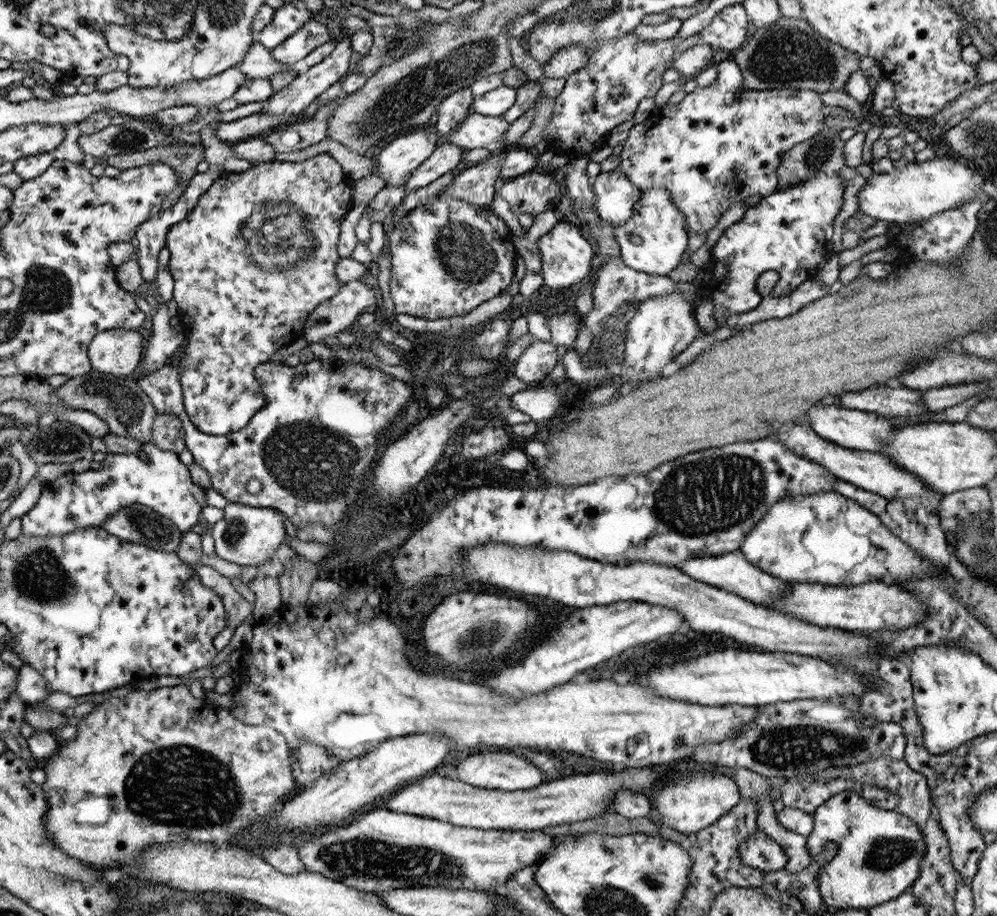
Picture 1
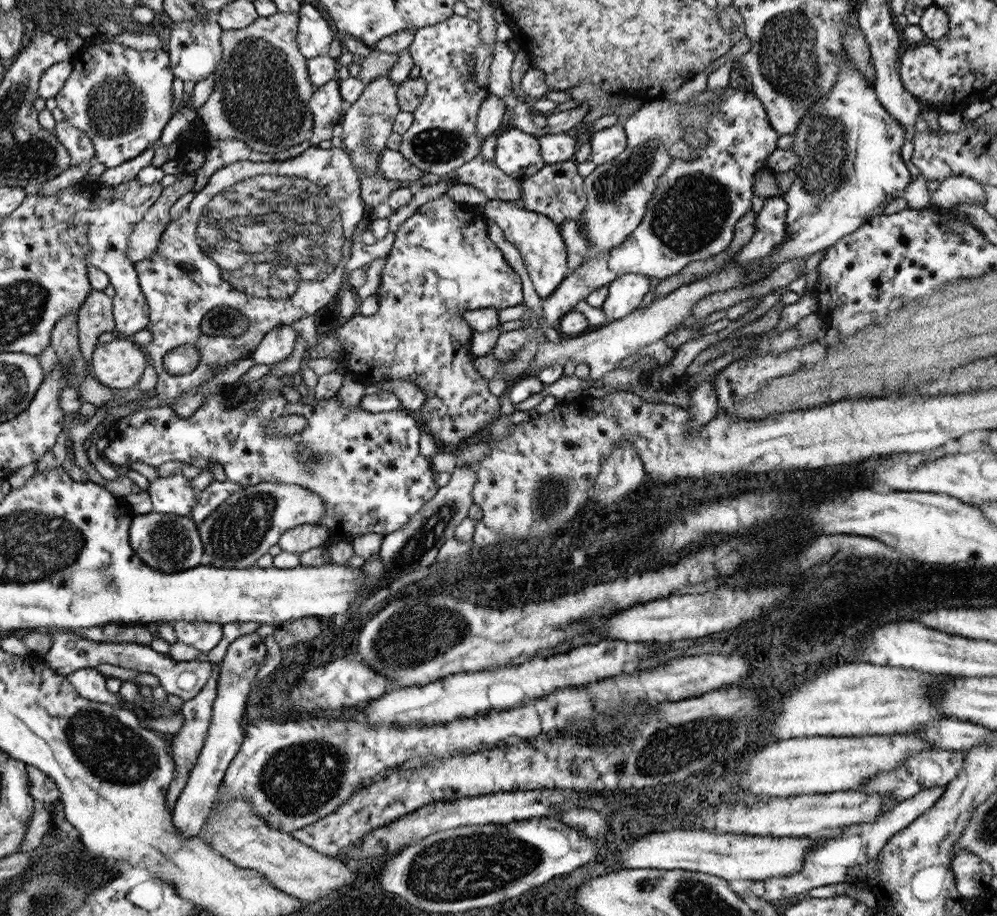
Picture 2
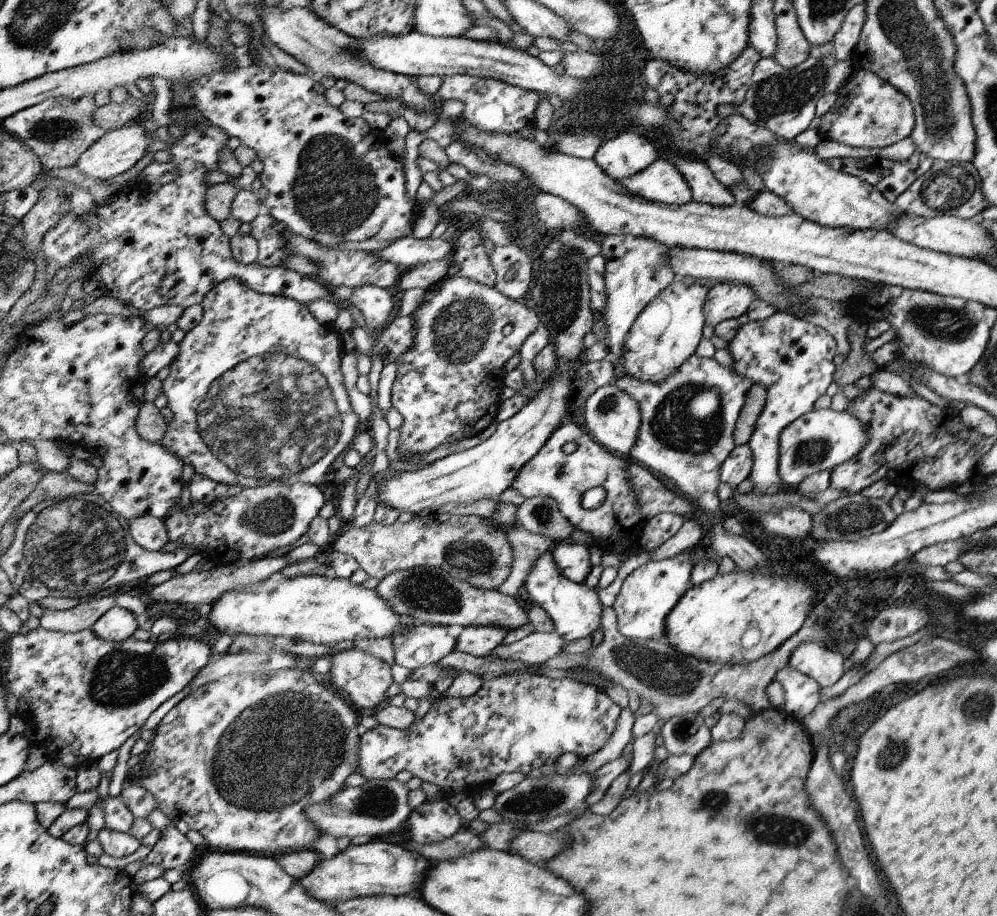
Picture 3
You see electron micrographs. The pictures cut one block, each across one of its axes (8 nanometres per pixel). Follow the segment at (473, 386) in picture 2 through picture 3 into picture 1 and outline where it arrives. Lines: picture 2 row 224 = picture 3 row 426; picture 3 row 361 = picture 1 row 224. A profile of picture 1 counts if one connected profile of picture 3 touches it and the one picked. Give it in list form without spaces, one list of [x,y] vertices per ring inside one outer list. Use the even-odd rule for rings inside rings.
[[[433,200],[425,206],[415,208],[409,216],[399,218],[393,228],[387,230],[387,248],[391,252],[391,278],[389,278],[389,296],[393,306],[393,314],[401,316],[401,314],[409,314],[409,316],[417,316],[417,318],[425,318],[425,320],[441,320],[441,318],[453,318],[453,316],[467,316],[471,310],[475,310],[479,304],[501,296],[503,292],[507,292],[507,288],[513,282],[515,276],[515,260],[517,260],[517,248],[513,246],[513,236],[509,232],[509,226],[503,222],[503,218],[495,216],[493,210],[489,206],[479,206],[479,204],[469,204],[463,200]]]

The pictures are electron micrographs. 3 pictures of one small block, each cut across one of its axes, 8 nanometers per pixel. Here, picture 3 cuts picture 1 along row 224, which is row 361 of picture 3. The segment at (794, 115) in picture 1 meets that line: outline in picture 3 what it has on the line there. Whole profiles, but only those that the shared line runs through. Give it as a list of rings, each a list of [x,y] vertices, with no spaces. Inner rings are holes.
[[[691,356],[661,384],[639,382],[621,374],[613,386],[637,404],[641,416],[637,442],[627,460],[673,480],[681,498],[685,496],[697,512],[717,516],[721,506],[717,500],[719,468],[735,448],[733,430],[753,382],[721,368],[713,358]]]

